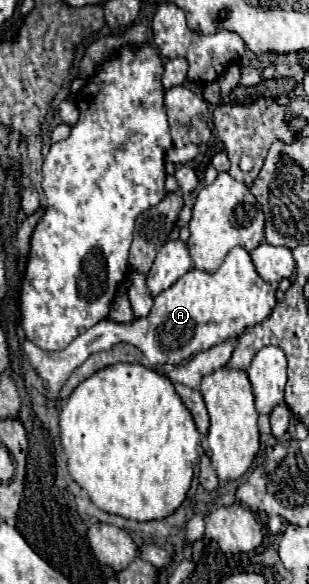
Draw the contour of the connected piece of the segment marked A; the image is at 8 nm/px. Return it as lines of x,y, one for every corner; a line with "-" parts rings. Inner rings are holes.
234,247
222,267
214,273
206,273
202,269
190,269
184,277
180,277
172,287
164,289
156,295
154,307
146,319
136,319
132,325
118,325
114,321
100,321
96,327
88,329
86,333
78,335
72,345
60,351
44,351
34,343
26,341
24,351
44,379
46,391
52,401
58,399
58,393
70,373
88,359
88,355
96,351
110,349
114,343
132,343
136,345
144,357
148,359
150,367
172,363
178,365
184,359
194,357
200,351
210,349
230,337
238,337
244,327
260,323
264,317
270,315
276,303
276,291
270,283
266,283
254,269
252,259
246,249

